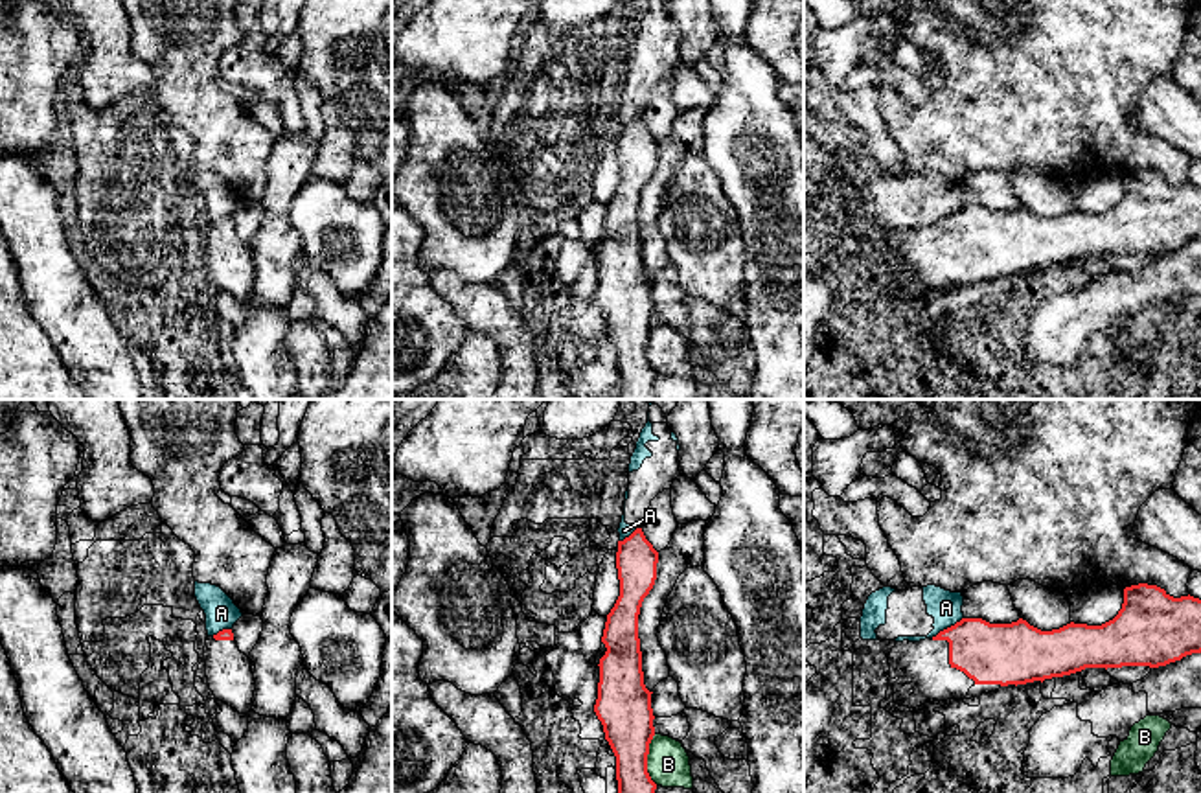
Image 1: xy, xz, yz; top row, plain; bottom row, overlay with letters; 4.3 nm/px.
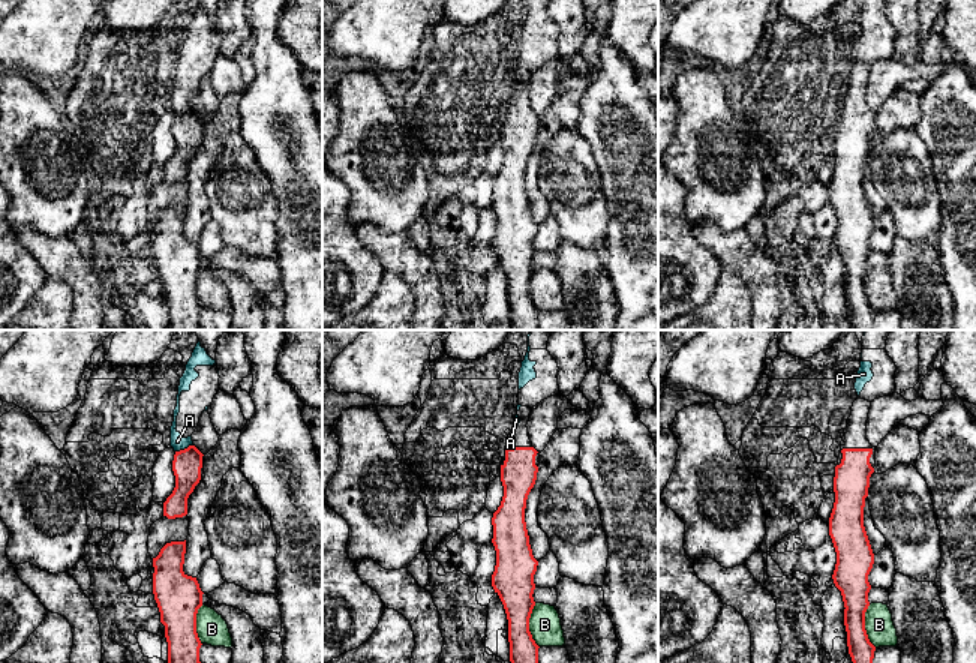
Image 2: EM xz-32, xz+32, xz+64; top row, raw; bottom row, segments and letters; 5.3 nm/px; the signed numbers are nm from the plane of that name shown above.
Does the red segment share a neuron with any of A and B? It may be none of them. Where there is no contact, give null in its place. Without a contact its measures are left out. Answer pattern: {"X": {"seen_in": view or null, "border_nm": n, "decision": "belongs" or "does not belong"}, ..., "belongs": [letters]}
{"A": {"seen_in": "yz", "border_nm": 170, "decision": "does not belong"}, "B": {"seen_in": "xz", "border_nm": 220, "decision": "does not belong"}, "belongs": []}

